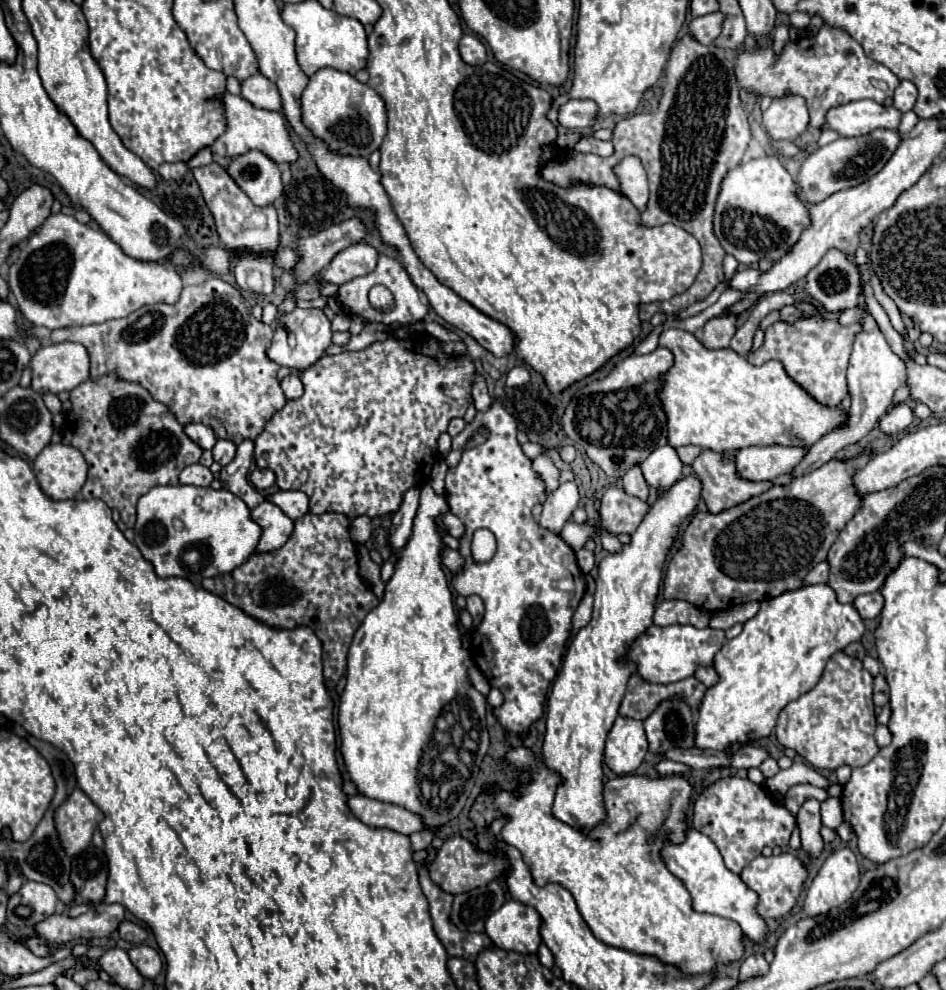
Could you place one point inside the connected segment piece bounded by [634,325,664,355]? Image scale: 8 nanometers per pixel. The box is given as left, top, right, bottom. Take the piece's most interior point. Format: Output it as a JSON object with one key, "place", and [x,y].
{"place":[651,342]}

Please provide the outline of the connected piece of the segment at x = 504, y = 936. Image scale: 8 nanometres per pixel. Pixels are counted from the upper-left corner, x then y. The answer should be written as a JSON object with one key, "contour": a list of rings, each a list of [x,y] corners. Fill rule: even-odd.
{"contour":[[[508,900],[500,910],[490,914],[484,932],[494,946],[502,950],[514,950],[520,954],[536,952],[540,938],[540,916],[532,906],[516,900]]]}

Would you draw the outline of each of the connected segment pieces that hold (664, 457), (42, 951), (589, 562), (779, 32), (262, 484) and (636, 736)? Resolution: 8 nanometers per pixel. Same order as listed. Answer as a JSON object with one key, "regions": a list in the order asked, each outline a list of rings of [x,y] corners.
{"regions":[[[[662,446],[654,450],[642,464],[642,474],[648,486],[658,490],[668,490],[682,476],[682,462],[672,446]]],[[[30,936],[26,942],[24,942],[36,956],[48,956],[50,954],[50,948],[44,940],[40,940],[38,936]]],[[[586,548],[578,550],[578,552],[576,552],[576,558],[578,558],[578,566],[580,566],[580,570],[582,570],[584,574],[588,574],[588,572],[594,568],[594,554],[592,554],[590,550],[586,550]]],[[[778,24],[772,32],[772,40],[774,40],[774,50],[780,52],[782,46],[788,42],[788,26],[786,24]]],[[[254,470],[250,474],[250,482],[258,488],[258,490],[266,490],[274,486],[274,472],[272,470]]],[[[618,716],[606,740],[606,766],[618,774],[634,774],[648,752],[648,740],[640,720]]]]}

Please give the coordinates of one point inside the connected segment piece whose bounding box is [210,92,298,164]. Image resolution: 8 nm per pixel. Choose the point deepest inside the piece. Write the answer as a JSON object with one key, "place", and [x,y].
{"place":[249,128]}

